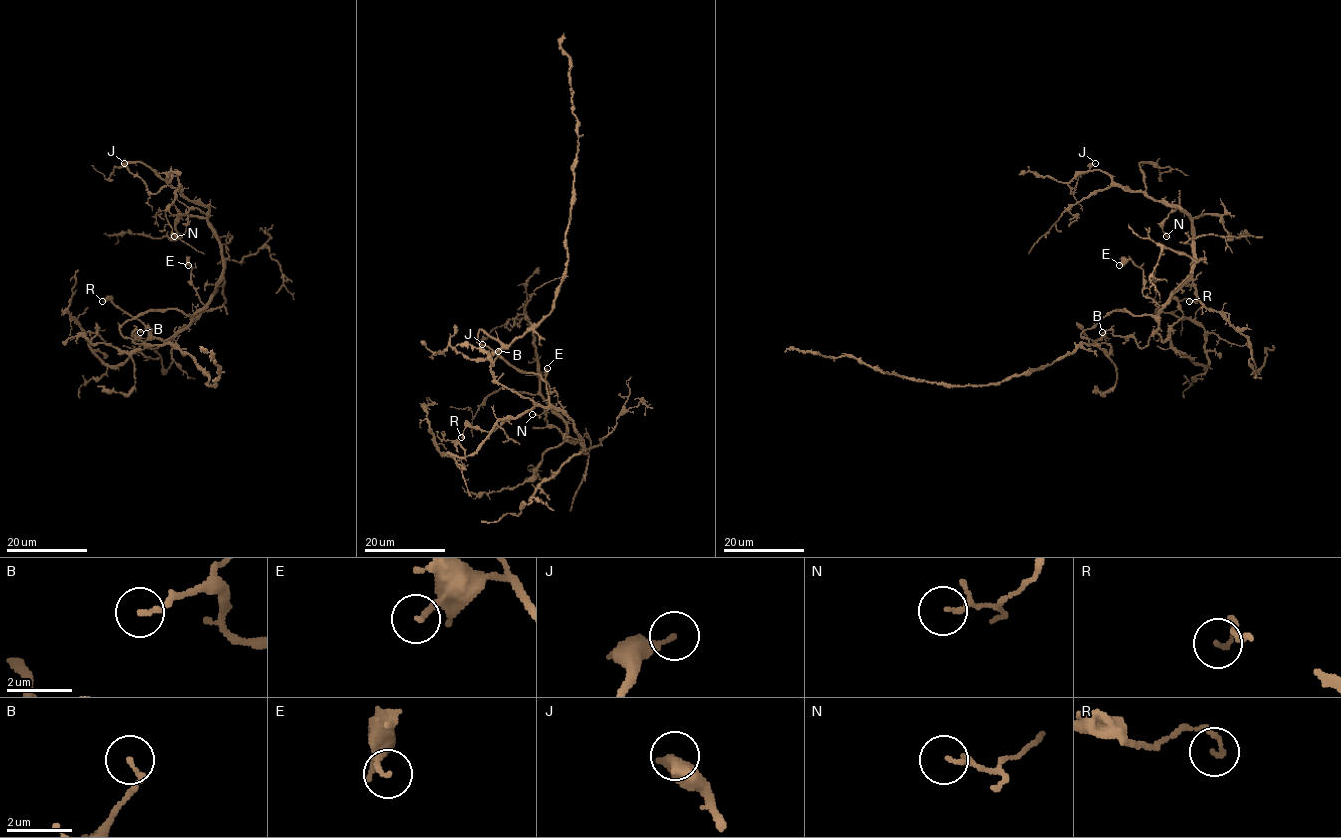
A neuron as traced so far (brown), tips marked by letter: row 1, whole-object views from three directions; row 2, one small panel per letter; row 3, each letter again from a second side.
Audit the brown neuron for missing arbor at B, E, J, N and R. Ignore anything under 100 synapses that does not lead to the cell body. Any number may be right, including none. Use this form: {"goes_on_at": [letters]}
{"goes_on_at": []}

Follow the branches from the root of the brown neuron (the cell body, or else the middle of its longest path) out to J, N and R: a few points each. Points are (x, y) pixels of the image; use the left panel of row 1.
J: (136, 316), (195, 314), (222, 274), (222, 245), (208, 207), (182, 193), (176, 170), (151, 193), (124, 163)
N: (136, 316), (165, 309), (193, 315), (222, 274), (222, 245), (205, 213), (191, 208), (186, 230), (174, 236)
R: (136, 316), (179, 309), (190, 316), (190, 322), (164, 341), (110, 300), (102, 301)

